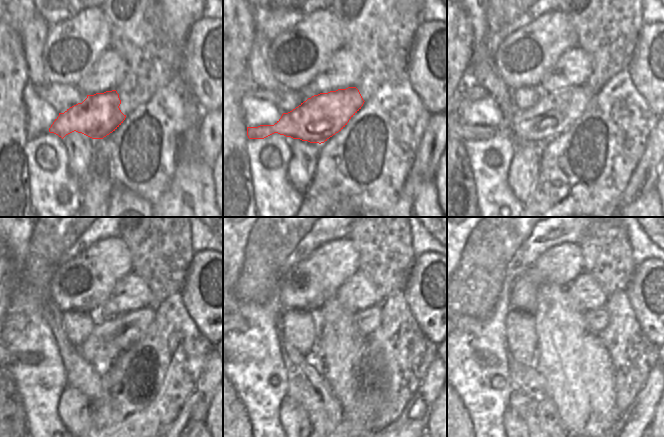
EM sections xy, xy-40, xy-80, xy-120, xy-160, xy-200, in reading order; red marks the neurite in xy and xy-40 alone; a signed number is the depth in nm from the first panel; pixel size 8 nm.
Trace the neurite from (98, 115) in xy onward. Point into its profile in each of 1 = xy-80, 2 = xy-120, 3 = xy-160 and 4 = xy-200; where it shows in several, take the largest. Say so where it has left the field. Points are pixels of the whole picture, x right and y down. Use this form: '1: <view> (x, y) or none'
1: xy-80 (553, 113)
2: xy-120 (111, 336)
3: xy-160 (367, 320)
4: xy-200 (596, 319)

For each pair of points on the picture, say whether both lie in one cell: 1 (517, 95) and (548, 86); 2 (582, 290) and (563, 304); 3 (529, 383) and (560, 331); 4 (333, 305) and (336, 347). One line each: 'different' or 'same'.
1: different
2: different
3: different
4: same

